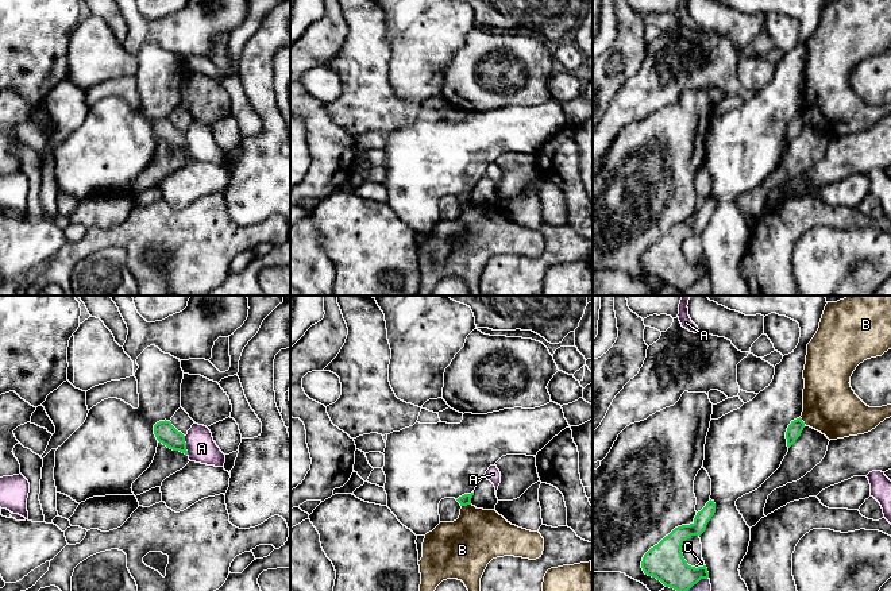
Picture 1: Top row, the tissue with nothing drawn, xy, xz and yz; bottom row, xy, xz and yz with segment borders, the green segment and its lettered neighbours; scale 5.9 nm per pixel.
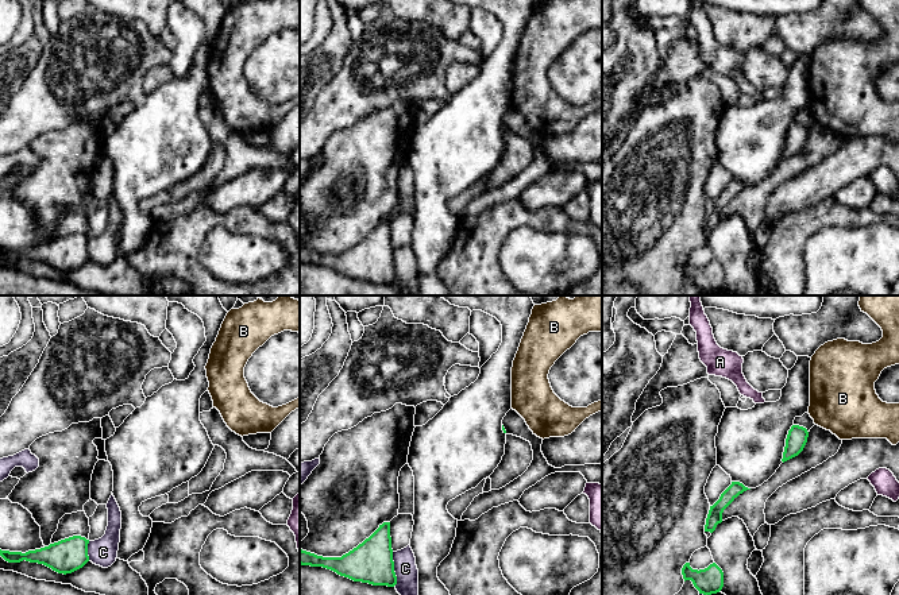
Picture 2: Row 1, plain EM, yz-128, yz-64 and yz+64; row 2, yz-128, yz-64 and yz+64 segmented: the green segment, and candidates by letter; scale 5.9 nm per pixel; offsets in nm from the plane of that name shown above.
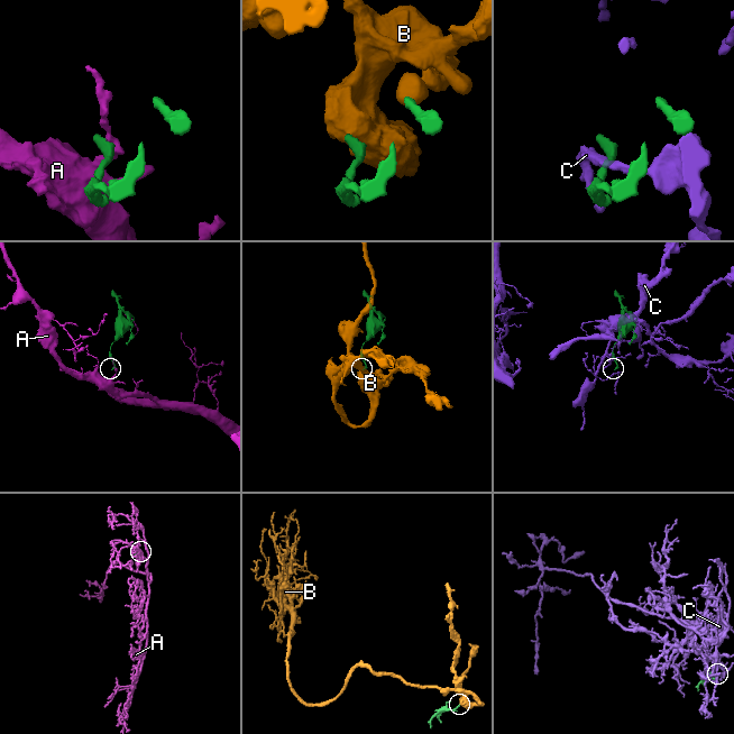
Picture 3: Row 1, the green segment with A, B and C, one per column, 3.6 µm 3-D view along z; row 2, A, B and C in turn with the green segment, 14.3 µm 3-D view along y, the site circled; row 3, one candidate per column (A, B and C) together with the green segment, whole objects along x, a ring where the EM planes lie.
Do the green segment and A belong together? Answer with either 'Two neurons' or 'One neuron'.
Two neurons

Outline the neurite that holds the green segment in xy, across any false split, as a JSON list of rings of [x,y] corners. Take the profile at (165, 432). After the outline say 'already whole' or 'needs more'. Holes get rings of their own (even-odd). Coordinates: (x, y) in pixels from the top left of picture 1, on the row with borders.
[[[159,421],[154,425],[154,434],[159,443],[173,451],[188,455],[185,436],[178,432],[170,421]]]; already whole

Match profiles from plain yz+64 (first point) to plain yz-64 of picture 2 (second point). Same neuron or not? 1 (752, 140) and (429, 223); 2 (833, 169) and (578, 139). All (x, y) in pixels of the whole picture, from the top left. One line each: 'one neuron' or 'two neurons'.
1: one neuron
2: one neuron

